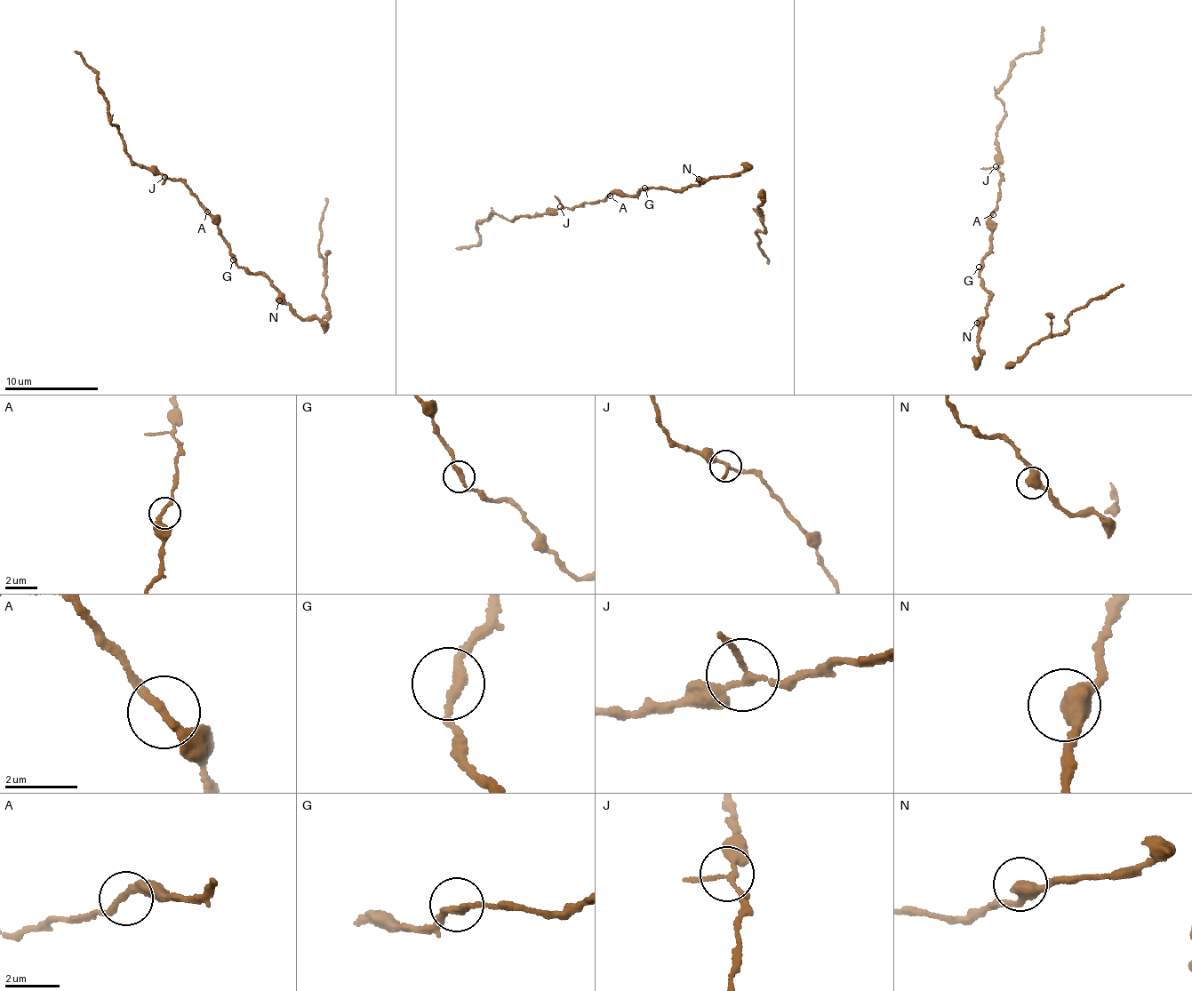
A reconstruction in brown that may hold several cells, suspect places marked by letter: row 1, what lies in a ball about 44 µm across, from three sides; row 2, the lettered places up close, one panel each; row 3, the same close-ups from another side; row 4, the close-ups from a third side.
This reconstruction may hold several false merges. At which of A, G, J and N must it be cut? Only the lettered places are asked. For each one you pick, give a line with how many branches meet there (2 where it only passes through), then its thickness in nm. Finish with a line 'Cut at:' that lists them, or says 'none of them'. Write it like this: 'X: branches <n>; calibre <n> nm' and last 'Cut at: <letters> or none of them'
Cut at: none of them

